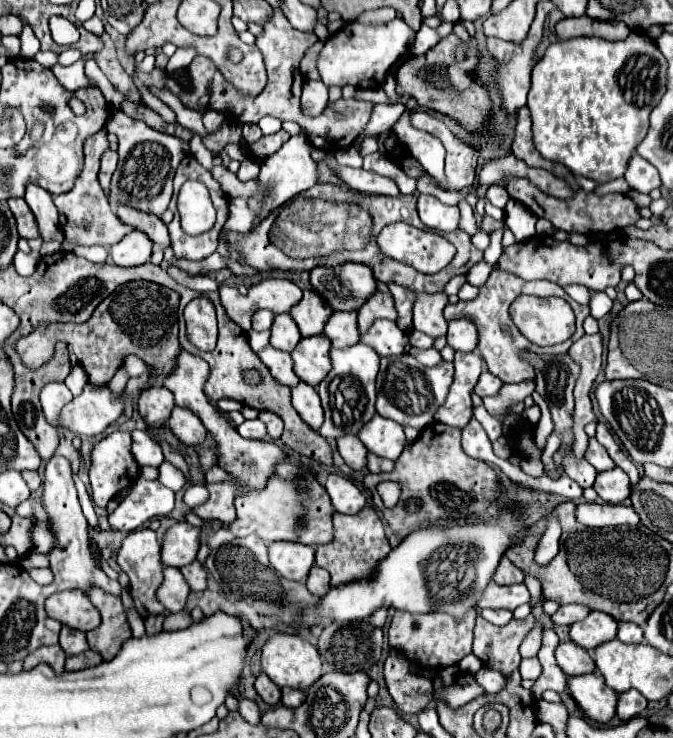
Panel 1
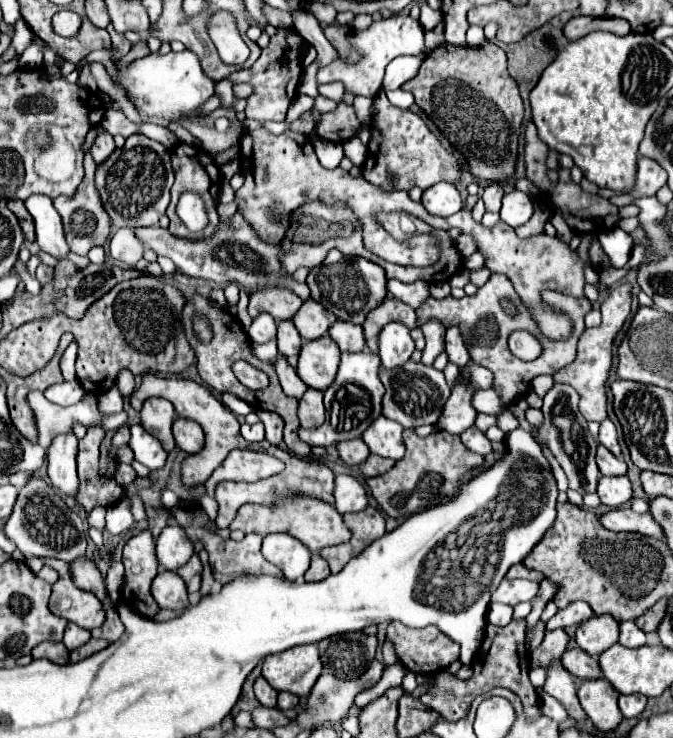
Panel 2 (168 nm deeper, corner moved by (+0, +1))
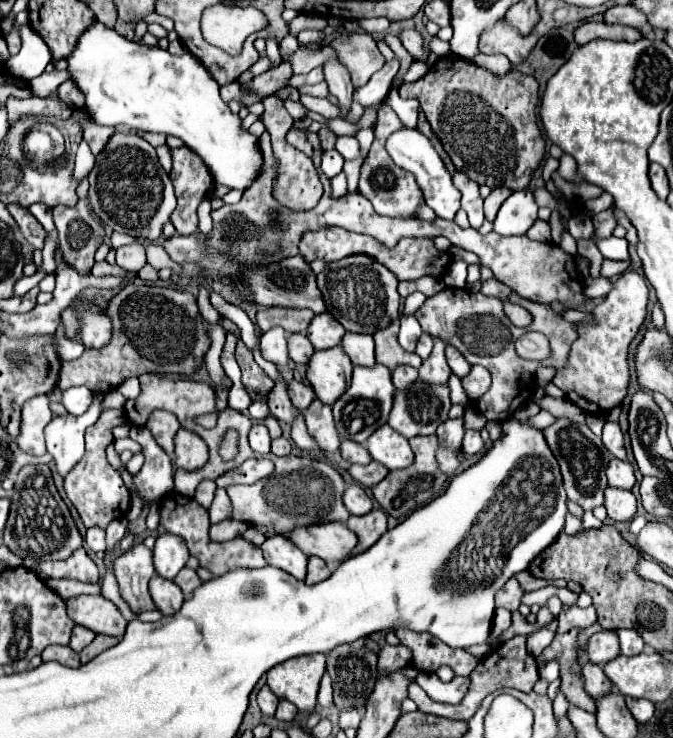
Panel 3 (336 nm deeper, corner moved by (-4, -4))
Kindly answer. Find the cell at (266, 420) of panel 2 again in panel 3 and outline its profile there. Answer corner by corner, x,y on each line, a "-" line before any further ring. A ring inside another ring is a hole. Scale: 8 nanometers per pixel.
279,437
271,443
271,453
275,453
277,457
283,457
283,455
289,455
291,451
291,443
285,439
285,437

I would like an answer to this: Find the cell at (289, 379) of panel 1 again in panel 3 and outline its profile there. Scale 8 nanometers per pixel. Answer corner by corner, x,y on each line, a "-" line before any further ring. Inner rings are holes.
293,379
293,381
289,383
289,397
291,397
291,403
293,403
297,409
305,411
305,409
311,405
311,401
315,399
315,393
313,393
313,389
311,389
309,385
299,383
299,381

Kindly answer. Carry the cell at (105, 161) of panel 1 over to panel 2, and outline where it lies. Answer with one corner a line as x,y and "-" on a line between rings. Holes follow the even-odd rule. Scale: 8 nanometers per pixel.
99,134
95,144
91,146
91,154
93,154
93,160
97,162
97,166
101,166
101,162
105,162
105,158
109,158
109,154
113,154
115,150
115,142
113,142
113,136
111,134

